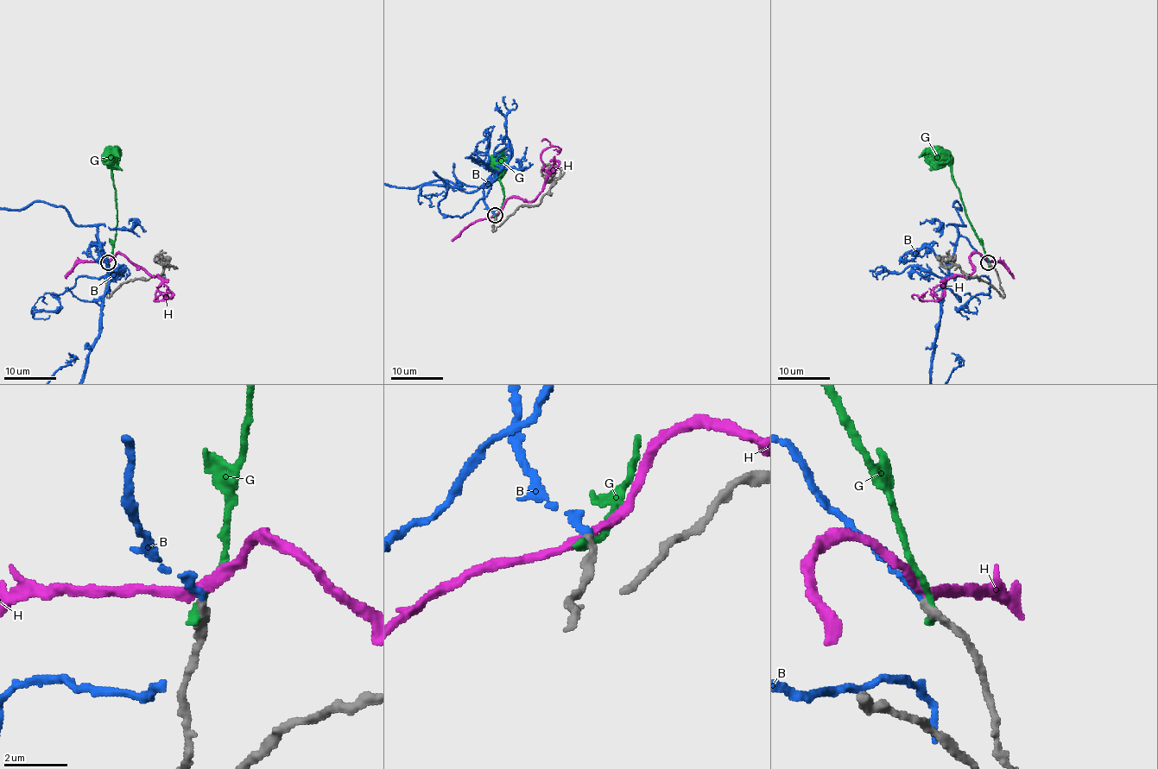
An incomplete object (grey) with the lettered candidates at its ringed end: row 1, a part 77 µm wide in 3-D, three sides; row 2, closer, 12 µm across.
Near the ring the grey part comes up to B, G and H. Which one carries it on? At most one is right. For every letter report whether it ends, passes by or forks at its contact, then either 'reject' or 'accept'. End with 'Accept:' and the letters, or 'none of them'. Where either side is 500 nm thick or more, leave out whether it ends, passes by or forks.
B: it ends there; accept
G: it ends there; reject
H: it passes by; reject
Accept: B

